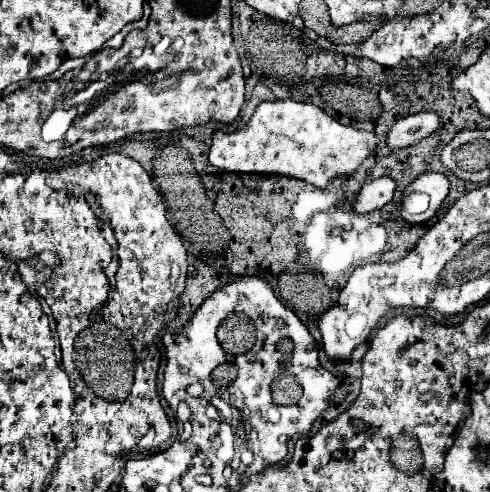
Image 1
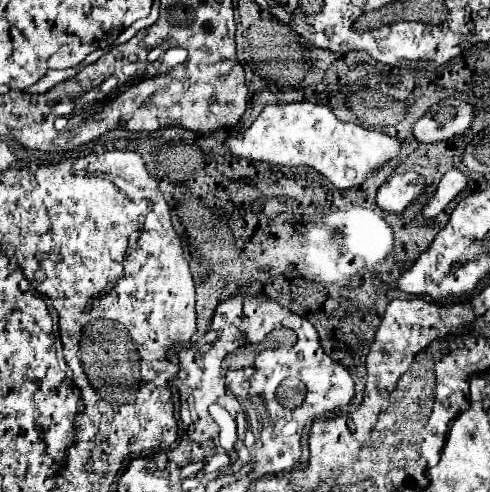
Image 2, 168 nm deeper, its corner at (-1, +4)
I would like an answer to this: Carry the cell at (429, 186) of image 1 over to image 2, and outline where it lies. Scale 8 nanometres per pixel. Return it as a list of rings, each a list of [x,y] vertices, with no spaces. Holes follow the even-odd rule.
[[[450,170],[442,176],[436,194],[430,198],[430,202],[422,208],[424,218],[436,218],[440,212],[444,212],[448,208],[448,204],[466,188],[470,186],[470,180],[466,174],[462,174],[460,170]]]

